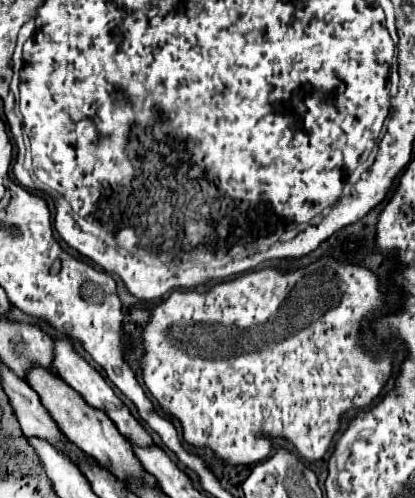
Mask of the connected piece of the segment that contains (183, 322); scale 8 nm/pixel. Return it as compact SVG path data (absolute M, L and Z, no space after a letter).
M322 257L318 263L312 263L300 271L292 273L282 273L278 269L262 269L262 271L252 271L244 273L232 281L224 281L214 285L210 291L174 291L164 303L156 305L152 311L152 317L148 325L144 327L144 359L142 359L142 373L144 373L144 383L154 395L154 399L182 423L184 429L184 439L194 445L194 447L210 447L216 457L224 459L228 465L254 465L270 455L272 449L272 435L262 429L264 425L272 423L274 419L288 419L288 421L274 421L280 423L280 435L286 437L292 445L296 445L298 453L306 461L316 461L322 459L324 453L330 447L330 441L334 433L340 430L340 418L345 412L355 409L364 409L380 395L384 383L388 381L392 373L390 365L390 355L380 355L372 357L366 353L366 345L360 339L360 321L364 315L382 309L382 293L378 287L378 279L372 271L366 267L358 265L348 265L348 263L338 263L334 259Z

